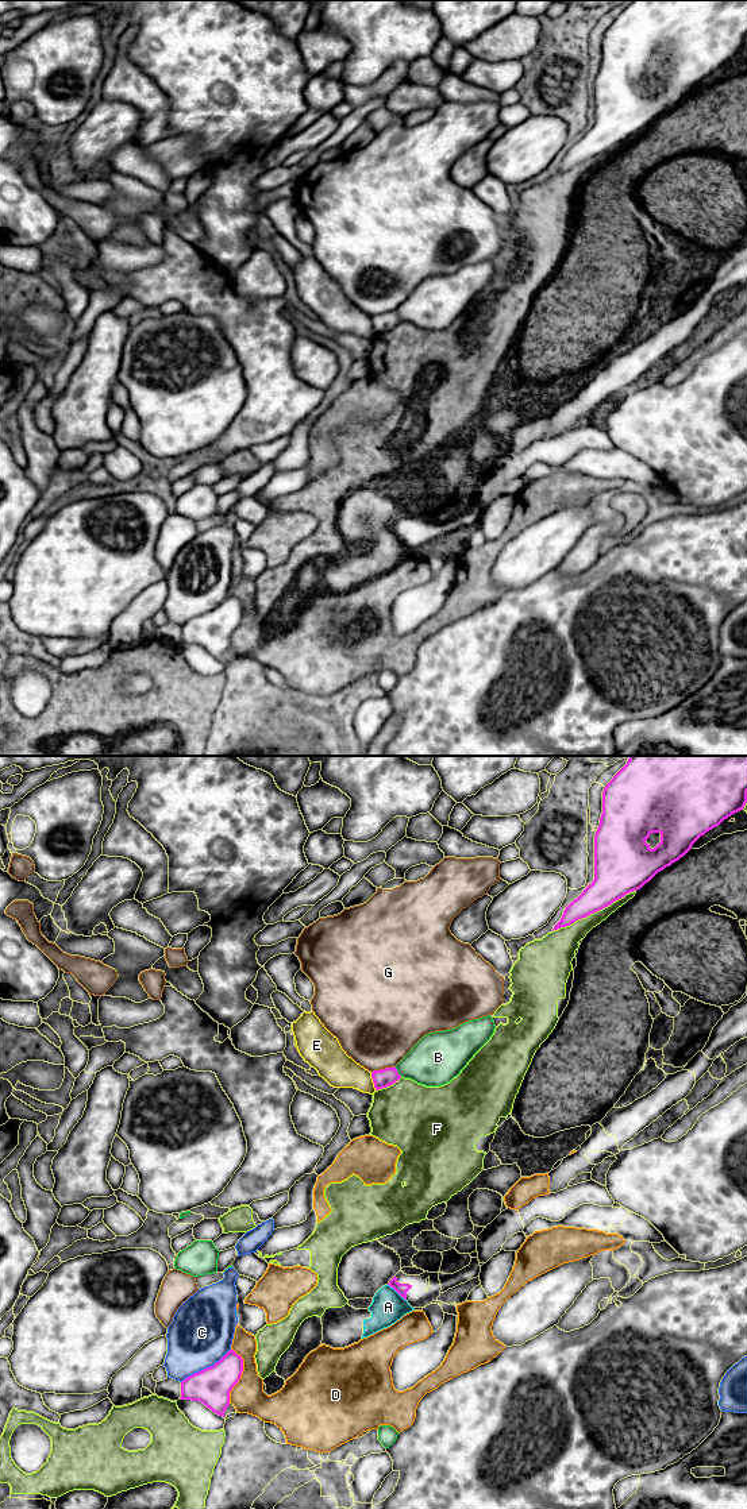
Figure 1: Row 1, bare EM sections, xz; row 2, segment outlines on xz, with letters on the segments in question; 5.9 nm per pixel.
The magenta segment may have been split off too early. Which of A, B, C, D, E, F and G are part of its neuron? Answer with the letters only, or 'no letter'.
no letter

